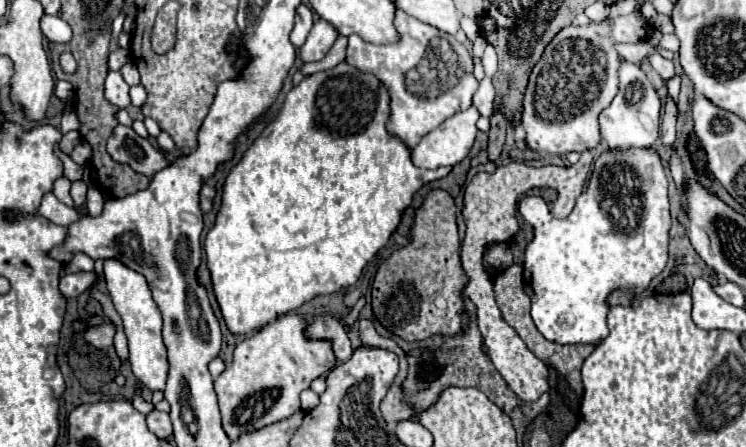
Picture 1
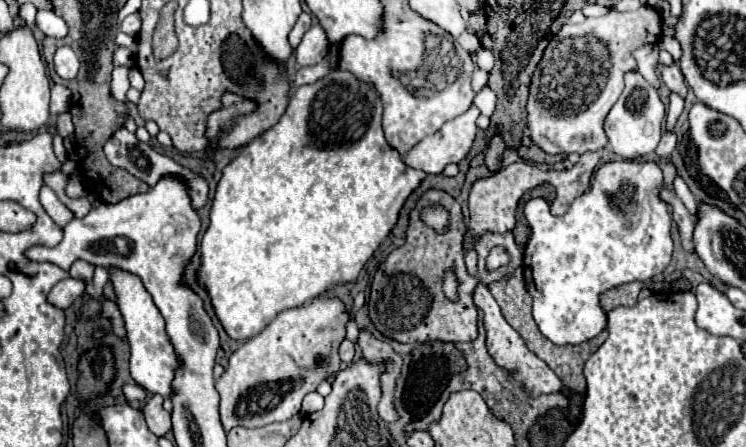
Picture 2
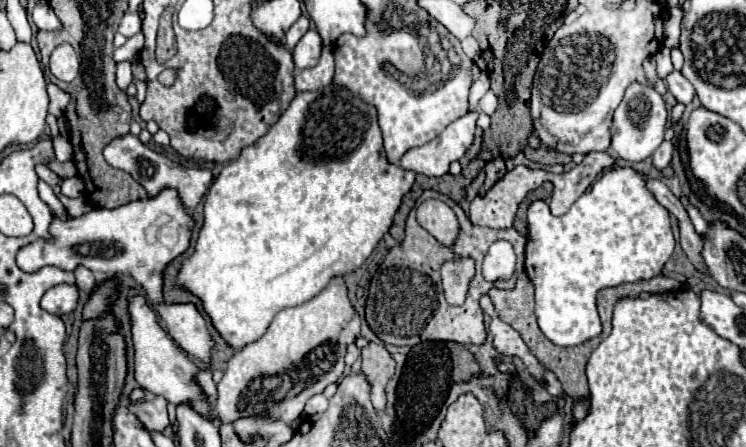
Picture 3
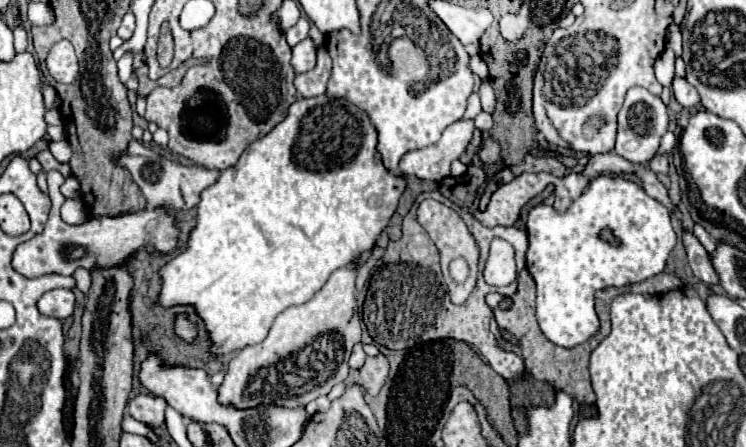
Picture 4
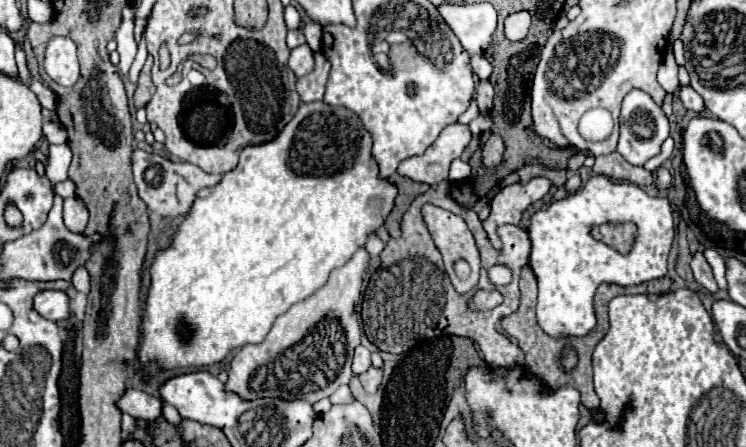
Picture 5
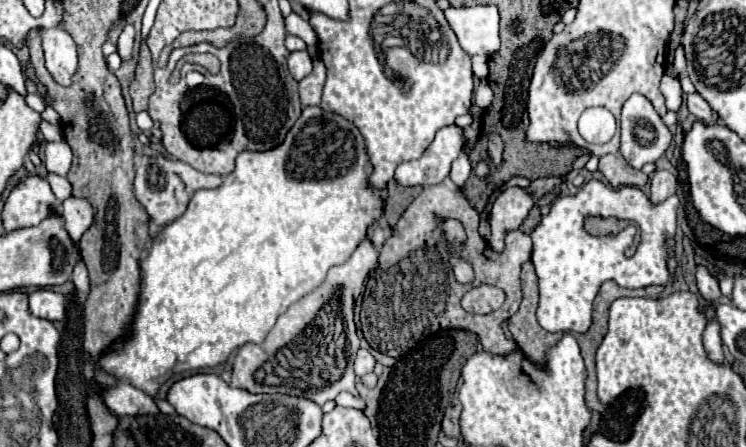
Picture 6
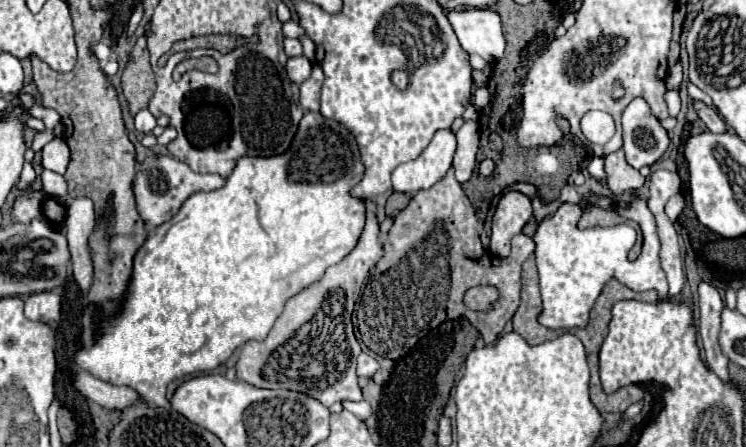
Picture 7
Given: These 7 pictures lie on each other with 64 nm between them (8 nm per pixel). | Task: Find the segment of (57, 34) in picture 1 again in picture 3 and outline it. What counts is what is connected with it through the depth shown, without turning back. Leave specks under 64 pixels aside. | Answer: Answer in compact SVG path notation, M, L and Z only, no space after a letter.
M36 6L34 12L32 12L32 20L38 26L38 30L46 30L46 32L60 30L60 20L52 12L50 6Z

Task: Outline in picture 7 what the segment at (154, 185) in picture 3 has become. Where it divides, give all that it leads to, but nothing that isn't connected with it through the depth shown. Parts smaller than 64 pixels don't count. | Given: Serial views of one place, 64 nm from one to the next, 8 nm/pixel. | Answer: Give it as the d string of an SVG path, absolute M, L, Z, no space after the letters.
M164 156L164 162L154 162L154 170L138 170L134 178L134 194L138 202L138 212L146 224L154 224L154 226L160 226L164 224L164 220L170 220L172 216L176 216L176 212L180 210L180 204L184 204L184 200L192 196L194 192L216 190L222 186L224 186L222 176L194 172L192 168L188 168L188 164L172 156Z

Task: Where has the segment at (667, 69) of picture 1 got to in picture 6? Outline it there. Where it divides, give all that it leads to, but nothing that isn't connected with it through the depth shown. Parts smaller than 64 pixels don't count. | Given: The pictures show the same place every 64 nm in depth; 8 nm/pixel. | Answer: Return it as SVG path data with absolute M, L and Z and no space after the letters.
M694 92L694 94L686 94L686 104L688 104L688 110L690 110L698 120L702 120L702 122L706 122L706 124L714 124L714 122L716 122L716 118L714 118L708 102L706 102L700 94L696 94L696 92Z

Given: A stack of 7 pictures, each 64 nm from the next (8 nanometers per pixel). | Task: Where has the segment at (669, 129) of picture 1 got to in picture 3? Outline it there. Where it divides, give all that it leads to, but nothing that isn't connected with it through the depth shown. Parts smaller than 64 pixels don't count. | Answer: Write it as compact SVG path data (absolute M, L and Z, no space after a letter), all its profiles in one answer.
M664 140L660 146L658 146L658 150L654 152L654 166L658 168L658 170L664 170L668 164L670 164L670 160L672 160L672 152L674 152L674 142L672 140Z

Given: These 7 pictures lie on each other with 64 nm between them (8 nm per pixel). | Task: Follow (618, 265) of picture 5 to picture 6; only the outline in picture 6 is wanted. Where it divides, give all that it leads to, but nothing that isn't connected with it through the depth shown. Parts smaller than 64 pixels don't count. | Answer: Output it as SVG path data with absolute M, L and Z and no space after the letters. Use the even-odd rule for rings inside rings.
M588 180L574 196L558 198L530 234L534 242L532 262L540 280L538 324L548 332L586 332L592 324L594 296L606 280L614 280L624 288L644 288L650 284L664 286L670 274L664 264L664 240L674 236L676 208L678 196L652 204L652 200L636 186L612 188L602 180ZM592 216L620 218L638 224L642 242L636 254L626 258L624 250L614 250L614 238L590 236L584 230L584 220Z

